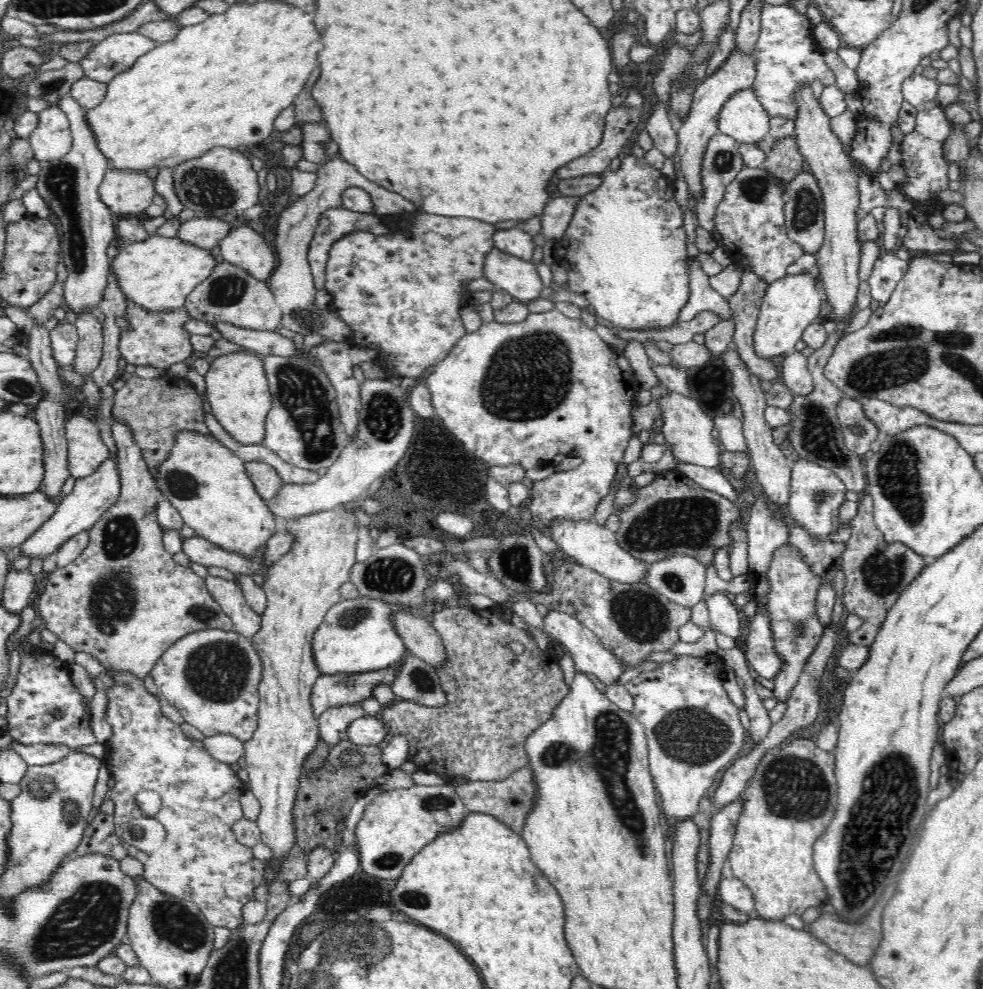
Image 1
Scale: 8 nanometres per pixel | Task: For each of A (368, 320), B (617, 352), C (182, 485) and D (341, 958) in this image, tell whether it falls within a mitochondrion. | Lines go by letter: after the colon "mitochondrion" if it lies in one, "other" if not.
A: other
B: other
C: mitochondrion
D: mitochondrion

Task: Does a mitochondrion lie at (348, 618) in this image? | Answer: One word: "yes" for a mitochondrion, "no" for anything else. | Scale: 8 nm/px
yes

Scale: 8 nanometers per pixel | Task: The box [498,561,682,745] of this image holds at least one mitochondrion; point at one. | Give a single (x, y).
(643, 619)

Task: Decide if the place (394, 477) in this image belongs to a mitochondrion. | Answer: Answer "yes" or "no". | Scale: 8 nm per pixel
no

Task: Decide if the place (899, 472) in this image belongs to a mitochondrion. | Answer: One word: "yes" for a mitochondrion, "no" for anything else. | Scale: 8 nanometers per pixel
yes

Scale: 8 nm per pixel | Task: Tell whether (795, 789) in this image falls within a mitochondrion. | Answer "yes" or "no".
yes

